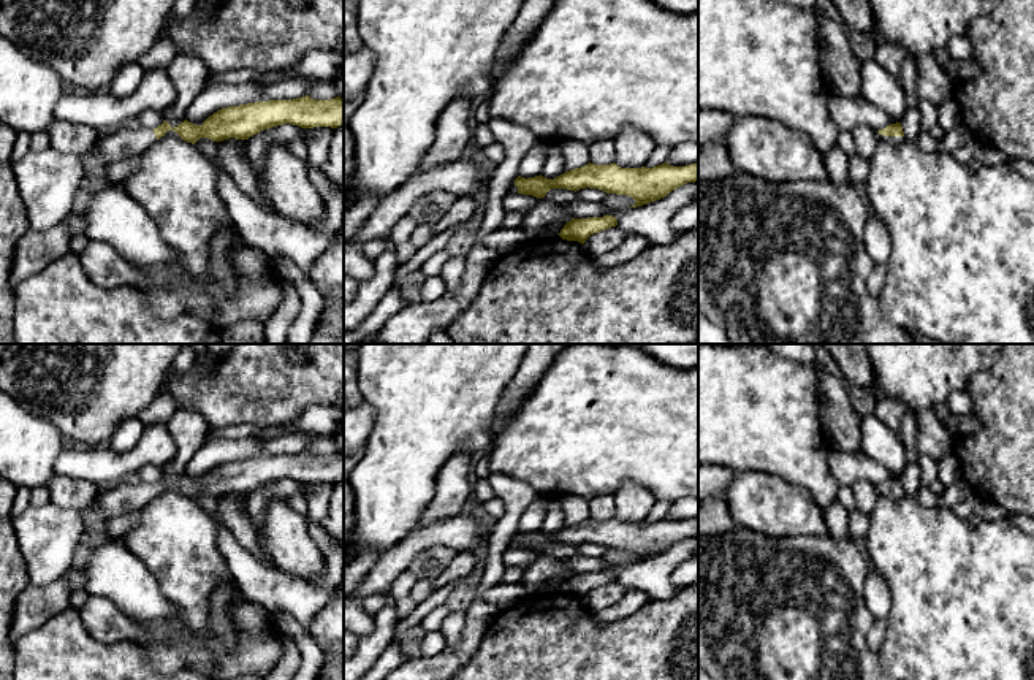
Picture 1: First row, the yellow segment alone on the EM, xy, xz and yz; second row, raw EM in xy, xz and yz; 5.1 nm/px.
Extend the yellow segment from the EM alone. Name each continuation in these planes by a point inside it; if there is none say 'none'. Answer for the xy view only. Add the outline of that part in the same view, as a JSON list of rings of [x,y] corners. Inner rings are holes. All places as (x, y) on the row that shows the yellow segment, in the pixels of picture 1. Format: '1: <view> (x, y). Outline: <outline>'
1: xy (130, 140). Outline: [[[130,122],[101,135],[86,160],[90,162],[93,168],[101,170],[111,162],[144,154],[155,141],[154,128]]]

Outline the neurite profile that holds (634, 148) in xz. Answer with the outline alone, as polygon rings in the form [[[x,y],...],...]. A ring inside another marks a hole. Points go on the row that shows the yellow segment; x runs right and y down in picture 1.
[[[625,125],[614,139],[616,160],[621,168],[641,168],[648,163],[657,143],[648,133]]]

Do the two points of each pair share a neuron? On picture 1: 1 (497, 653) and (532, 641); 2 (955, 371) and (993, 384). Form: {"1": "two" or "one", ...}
{"1": "one", "2": "two"}

